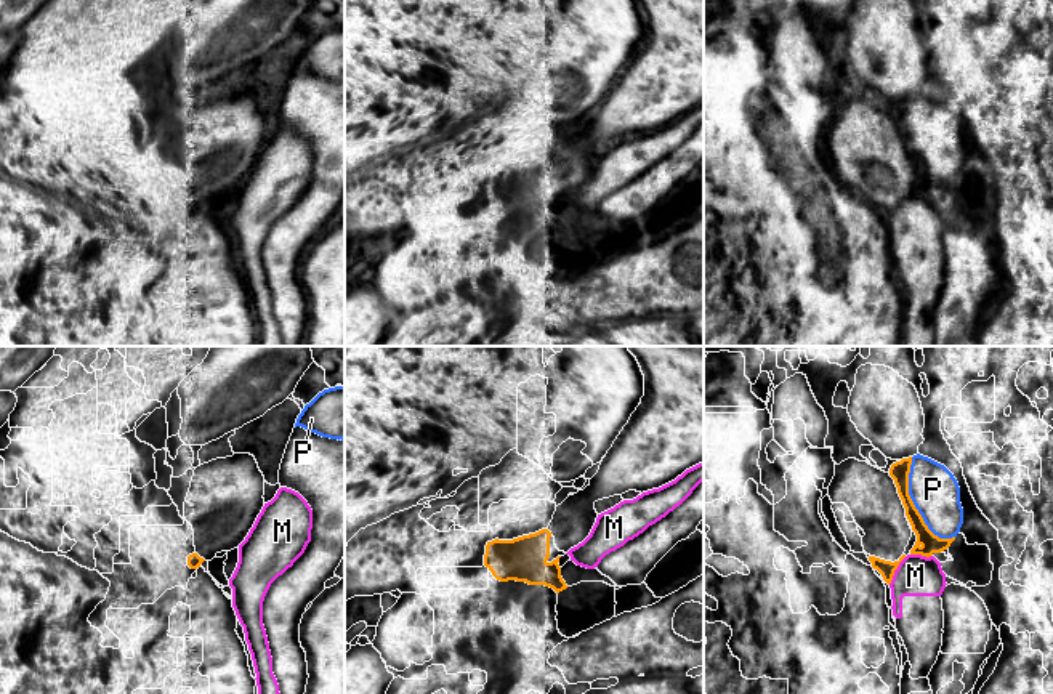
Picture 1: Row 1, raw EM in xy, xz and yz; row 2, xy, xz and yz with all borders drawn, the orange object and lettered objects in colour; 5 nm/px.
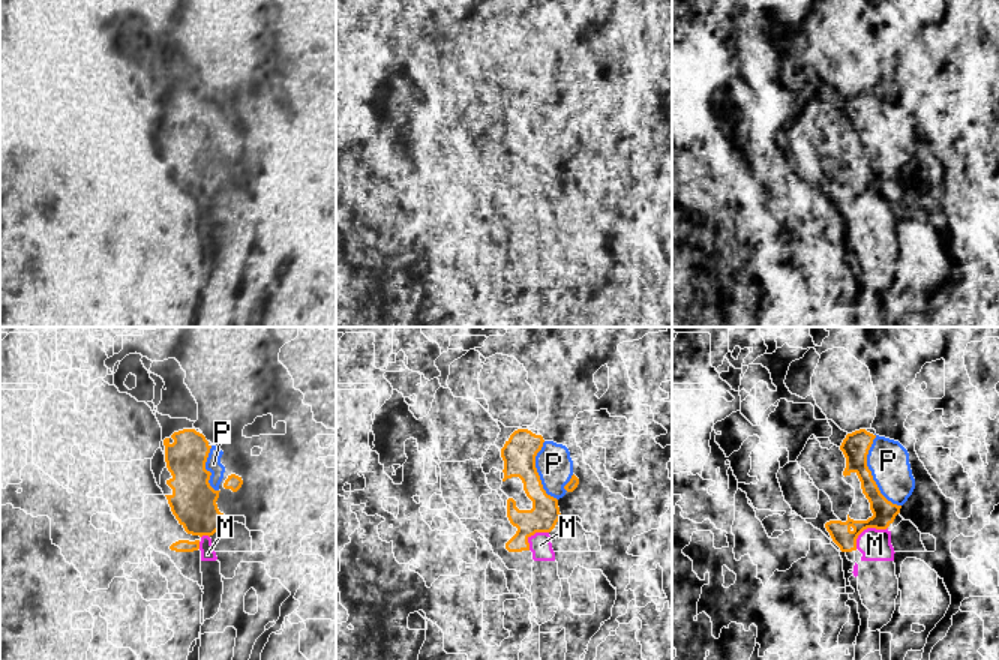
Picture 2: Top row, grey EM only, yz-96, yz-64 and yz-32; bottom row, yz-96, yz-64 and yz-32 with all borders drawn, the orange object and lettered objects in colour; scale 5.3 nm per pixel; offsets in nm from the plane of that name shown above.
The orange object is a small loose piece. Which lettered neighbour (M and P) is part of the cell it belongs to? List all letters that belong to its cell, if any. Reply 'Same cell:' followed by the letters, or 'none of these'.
Same cell: none of these

